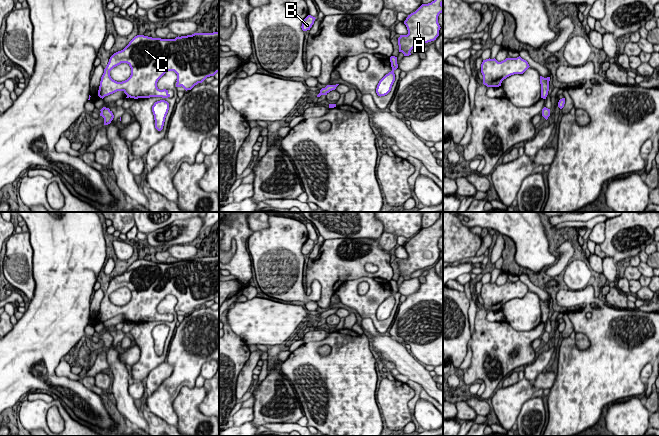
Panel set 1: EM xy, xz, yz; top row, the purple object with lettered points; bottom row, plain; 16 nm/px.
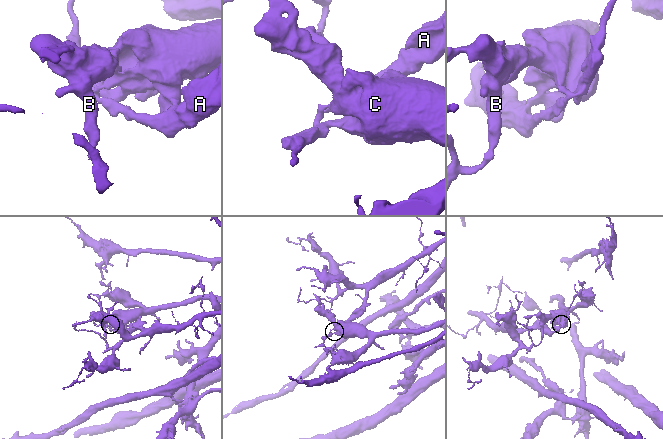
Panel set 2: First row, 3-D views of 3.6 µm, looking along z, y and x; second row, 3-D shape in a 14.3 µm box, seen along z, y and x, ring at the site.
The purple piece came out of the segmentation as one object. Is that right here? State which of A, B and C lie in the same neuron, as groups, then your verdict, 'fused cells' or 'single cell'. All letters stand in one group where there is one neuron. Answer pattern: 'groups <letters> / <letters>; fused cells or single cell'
groups A / B C; fused cells

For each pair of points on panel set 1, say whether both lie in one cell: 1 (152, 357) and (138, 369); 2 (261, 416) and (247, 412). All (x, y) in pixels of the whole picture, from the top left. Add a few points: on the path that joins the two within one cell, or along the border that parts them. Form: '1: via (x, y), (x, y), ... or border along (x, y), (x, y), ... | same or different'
1: via (149, 360), (141, 368) | same
2: border along (253, 408), (253, 419), (251, 421) | different

